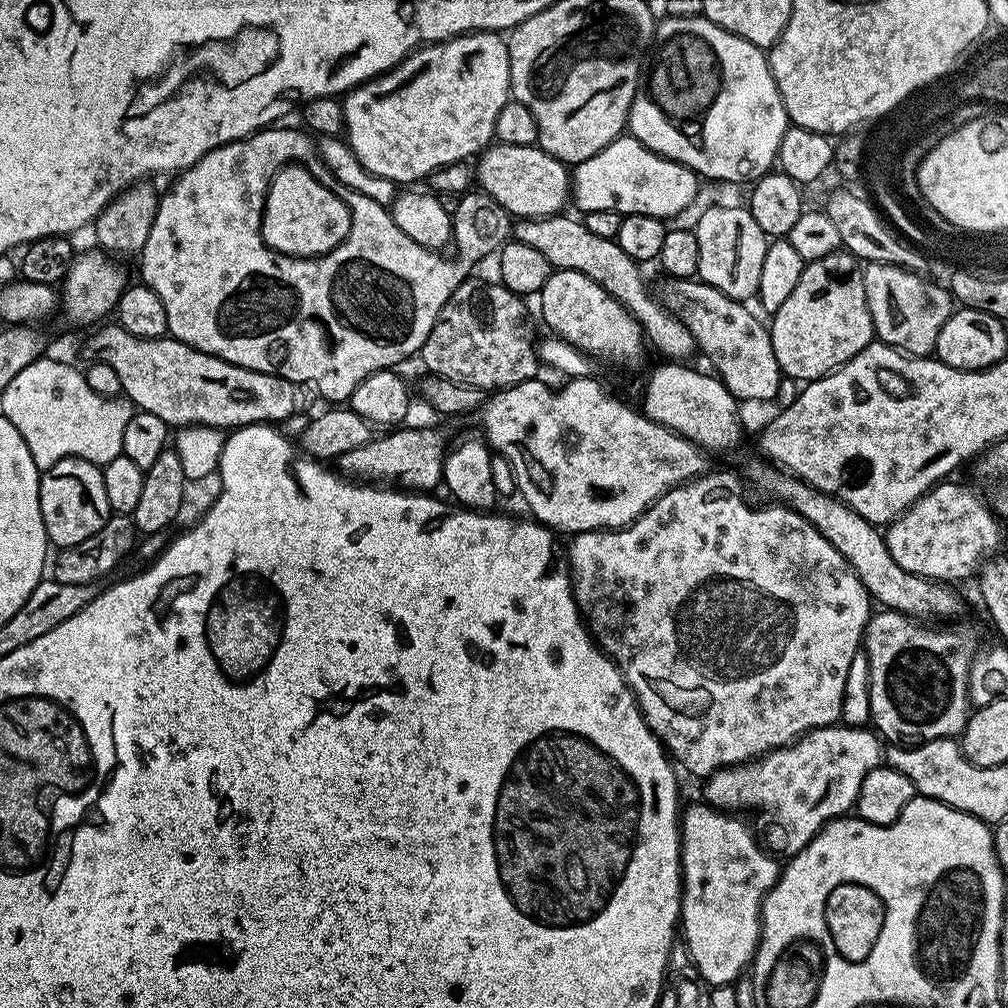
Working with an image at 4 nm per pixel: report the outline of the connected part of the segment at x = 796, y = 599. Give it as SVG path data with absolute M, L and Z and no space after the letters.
M714 472L708 475L701 474L695 480L671 488L627 528L575 533L571 537L572 549L569 547L566 552L576 605L593 640L616 661L636 697L640 713L669 757L678 764L680 760L679 767L684 767L690 775L701 778L713 776L719 768L730 764L758 760L775 748L785 748L815 728L833 727L844 712L846 674L850 674L850 662L854 662L854 654L861 651L868 621L874 615L874 601L856 571L806 518L798 515L793 508L785 508L778 503L768 506L772 508L751 508L744 501L744 488L734 473Z

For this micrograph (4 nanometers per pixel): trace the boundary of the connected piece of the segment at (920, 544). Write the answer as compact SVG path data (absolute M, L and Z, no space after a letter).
M941 482L931 488L918 503L907 508L898 519L887 525L884 541L898 566L910 574L918 574L927 580L956 582L977 575L997 555L1000 548L1000 524L997 513L988 509L988 504L972 488L964 484Z

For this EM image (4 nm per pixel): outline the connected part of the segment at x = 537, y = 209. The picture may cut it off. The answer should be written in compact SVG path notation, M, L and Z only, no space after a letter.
M496 142L484 149L478 163L474 176L479 187L513 218L541 220L544 216L558 216L570 204L572 178L569 165L546 154L538 146L510 146Z

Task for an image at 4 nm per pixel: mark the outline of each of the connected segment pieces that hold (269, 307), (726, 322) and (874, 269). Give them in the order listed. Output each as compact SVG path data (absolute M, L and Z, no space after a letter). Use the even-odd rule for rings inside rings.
M273 126L270 128L263 128L260 132L255 132L253 136L248 136L244 140L235 140L230 144L224 144L221 148L215 148L210 150L210 154L206 154L197 164L190 166L185 172L179 173L175 177L176 180L172 184L172 189L168 193L163 193L160 196L160 205L158 206L158 214L154 218L154 226L150 226L150 238L146 238L146 246L138 253L138 261L140 260L140 276L139 279L150 290L154 290L154 294L158 294L158 298L162 298L162 306L166 310L166 322L168 323L168 336L173 340L181 340L186 346L190 346L194 350L202 350L206 354L211 356L217 356L222 358L226 362L230 362L234 366L242 366L246 370L254 370L255 372L265 372L271 376L280 376L283 380L289 380L292 384L297 386L303 386L303 384L309 384L312 388L317 388L326 399L332 400L328 402L347 402L348 399L354 394L356 387L361 384L366 378L370 378L370 374L374 374L378 370L386 370L387 368L395 369L396 364L402 362L403 359L410 358L411 356L419 353L420 347L426 342L426 338L430 334L430 330L434 330L436 325L436 319L442 314L442 310L446 306L446 302L454 294L454 290L459 284L462 283L462 275L460 276L460 268L452 260L447 260L444 254L439 251L423 248L418 246L418 242L414 242L414 238L410 238L410 234L402 234L402 230L398 230L398 226L394 222L391 211L385 205L374 202L370 198L366 198L366 194L358 194L358 190L350 190L350 186L342 186L342 182L338 182L338 178L334 178L334 174L330 174L330 170L326 166L326 162L320 157L320 150L317 141L313 139L307 131L299 132L296 128L280 128L284 126ZM288 165L300 165L310 172L323 186L326 186L327 190L333 191L349 208L349 213L352 215L352 225L350 226L349 234L342 244L333 249L332 252L328 252L322 256L315 256L312 259L304 259L302 257L284 256L280 252L276 252L275 249L270 248L265 244L263 240L263 234L261 228L263 226L263 212L264 203L267 202L268 188L271 186L271 182L276 174Z
M665 275L658 288L658 299L666 311L694 338L699 355L704 355L712 363L711 371L720 377L736 397L737 401L772 400L780 392L782 373L778 358L774 358L772 334L764 324L748 309L747 303L731 300L722 290L704 283L699 278L683 280L677 276Z
M865 263L864 285L866 286L866 302L872 315L872 331L875 339L882 344L889 344L900 352L910 356L931 357L936 351L938 332L946 326L946 318L954 311L954 297L948 289L920 275L919 271L909 271L894 264Z

